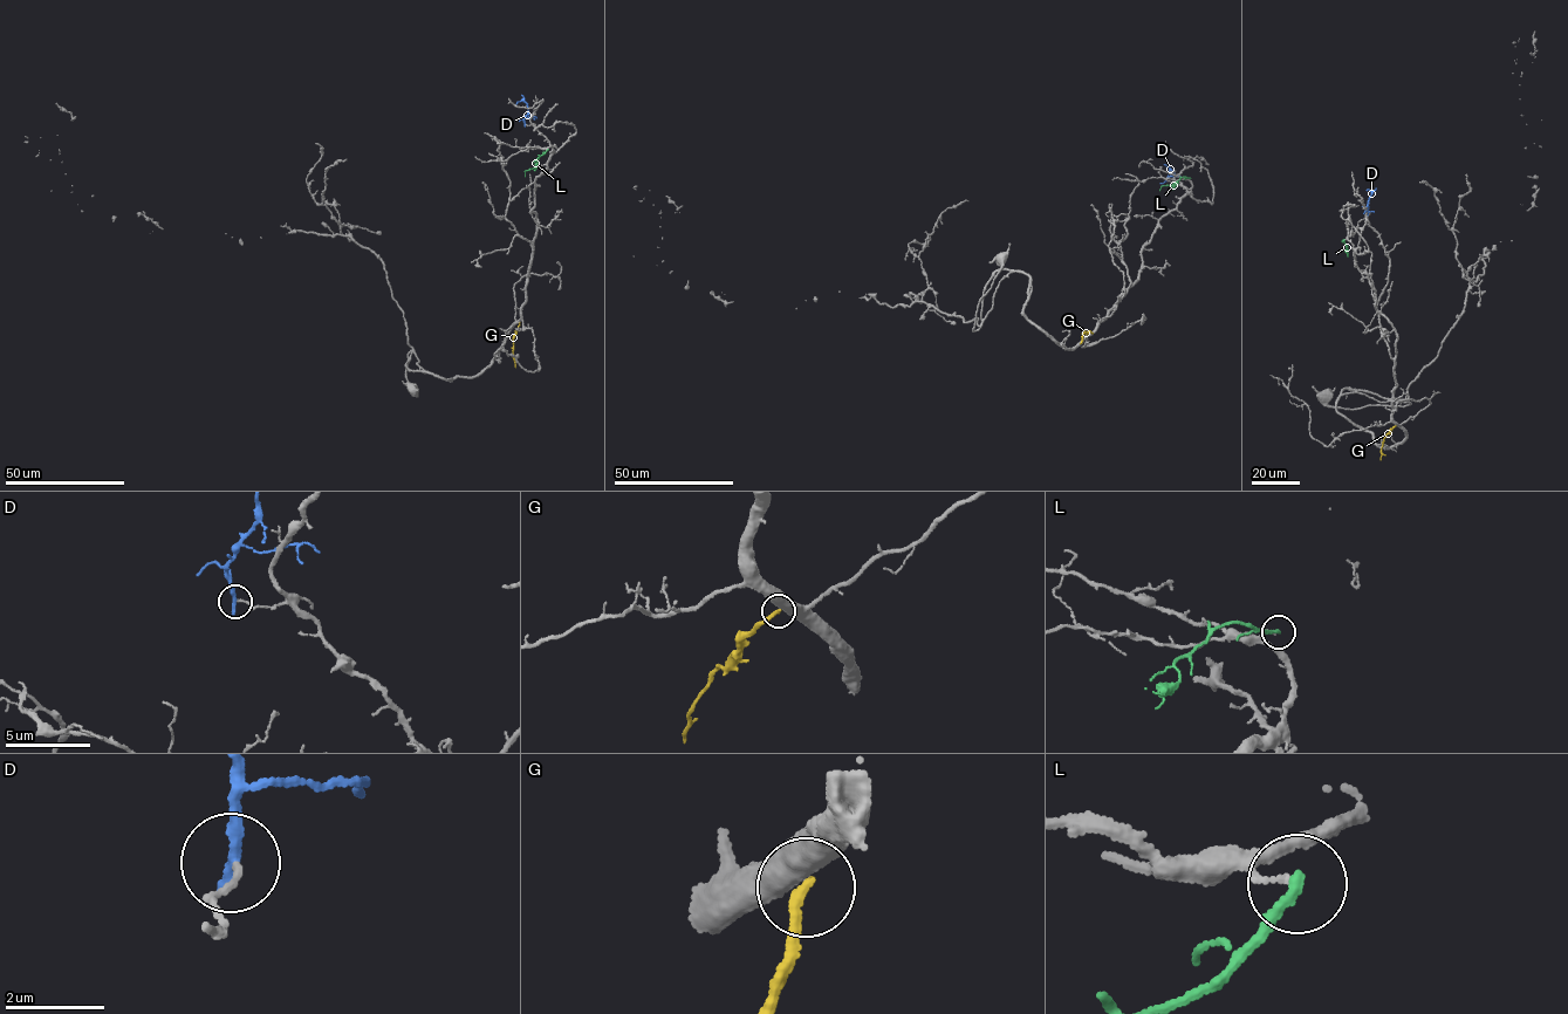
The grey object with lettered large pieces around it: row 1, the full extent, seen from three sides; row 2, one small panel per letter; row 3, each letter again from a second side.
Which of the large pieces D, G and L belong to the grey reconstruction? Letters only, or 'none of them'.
none of them

